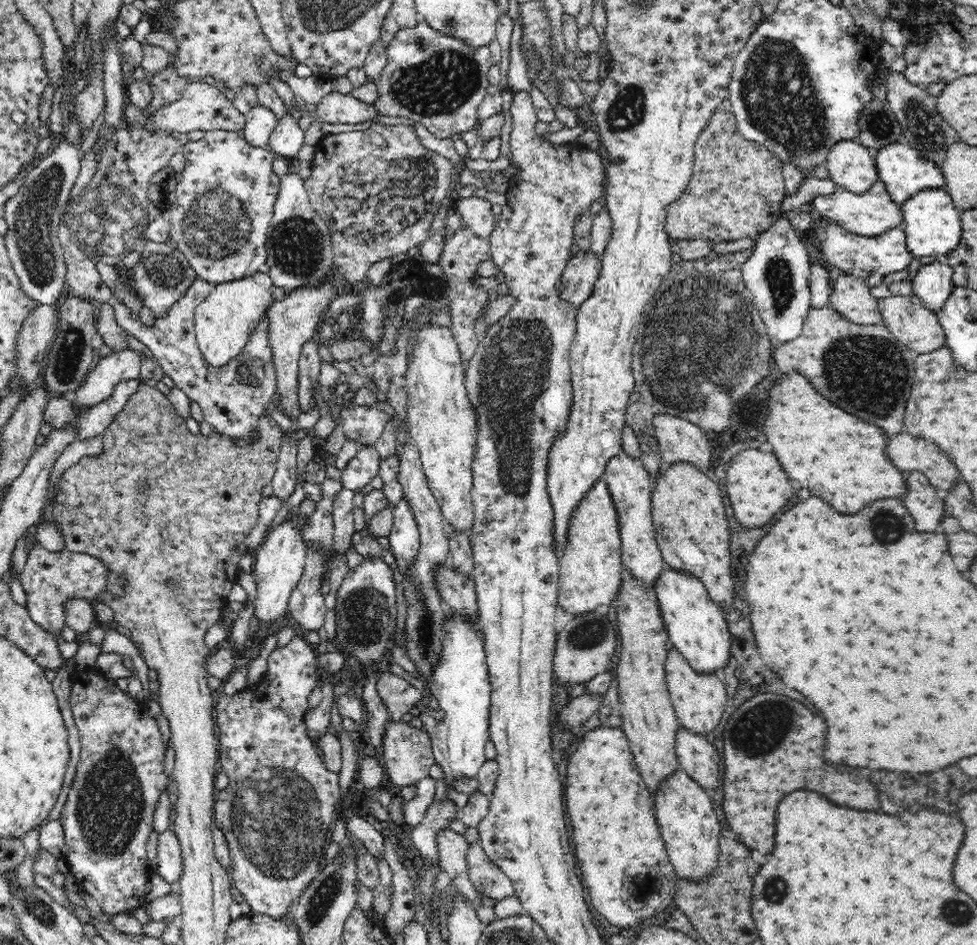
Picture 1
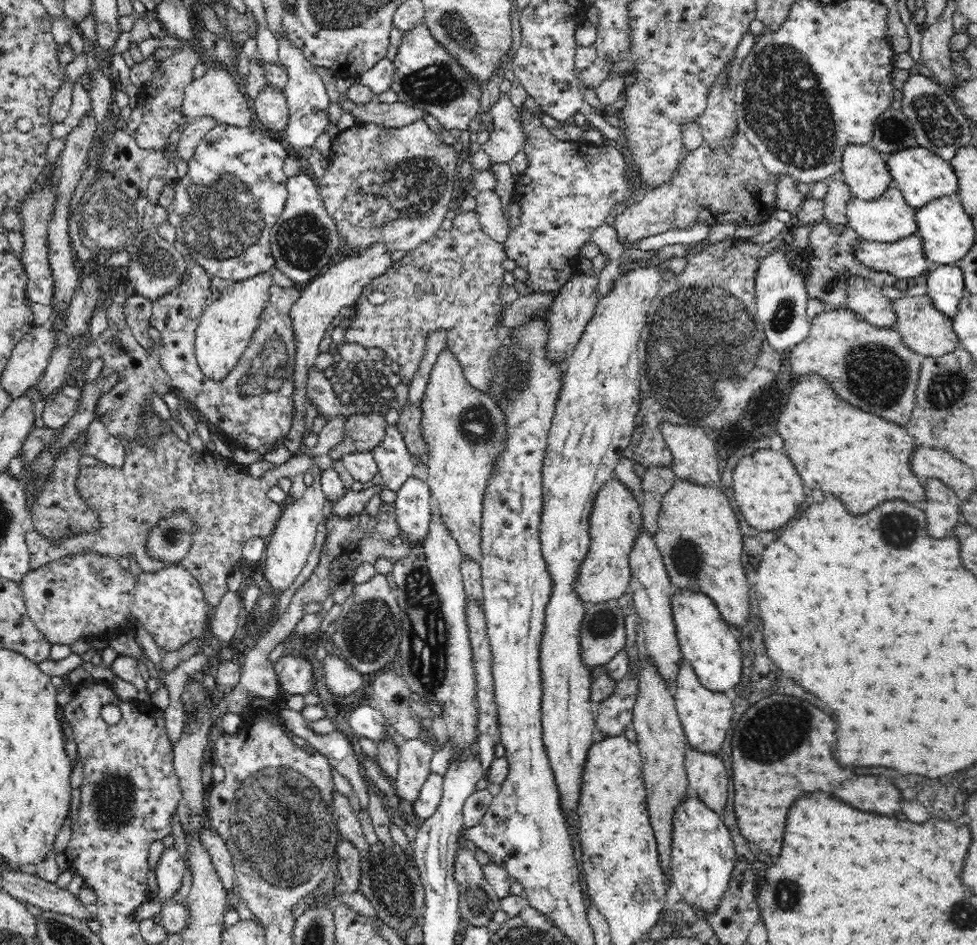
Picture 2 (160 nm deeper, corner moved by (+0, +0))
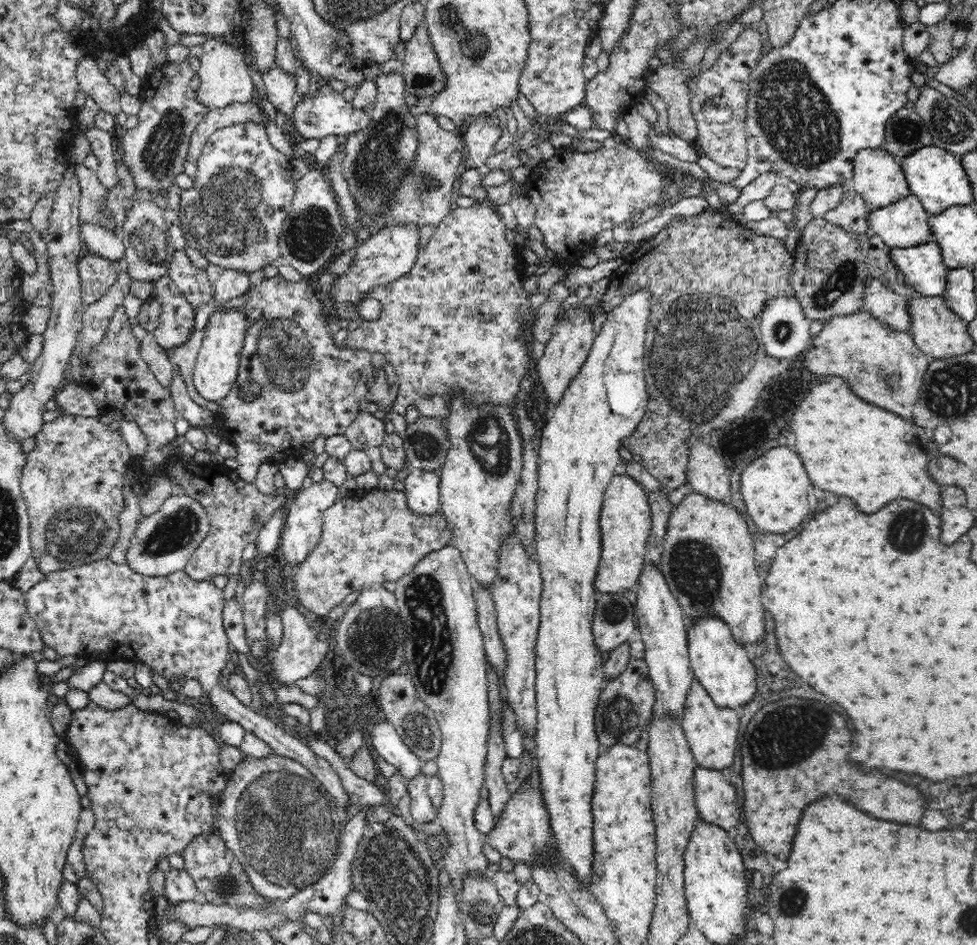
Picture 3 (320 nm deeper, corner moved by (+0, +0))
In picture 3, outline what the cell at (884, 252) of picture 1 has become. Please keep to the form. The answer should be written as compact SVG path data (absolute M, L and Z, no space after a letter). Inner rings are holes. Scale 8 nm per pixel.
M929 234L927 243L891 249L887 256L906 277L906 285L916 293L922 296L944 294L946 271L949 268L941 260L936 236Z

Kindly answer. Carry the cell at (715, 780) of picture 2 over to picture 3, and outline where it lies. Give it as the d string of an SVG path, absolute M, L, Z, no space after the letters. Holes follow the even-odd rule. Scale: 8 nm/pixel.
M696 766L693 770L693 786L700 819L734 835L740 824L740 808L736 804L736 790L726 782L722 771Z

